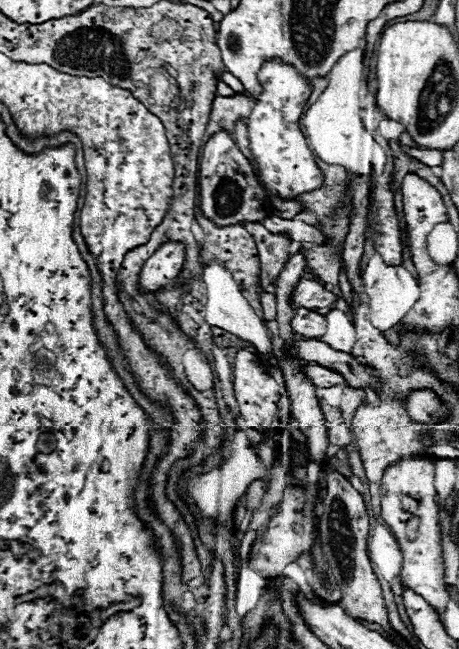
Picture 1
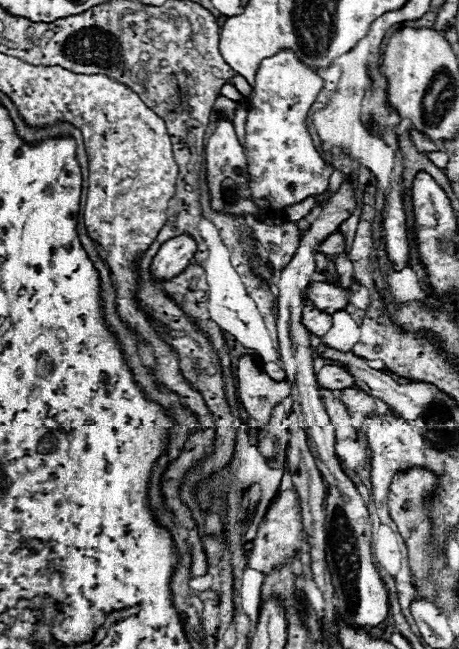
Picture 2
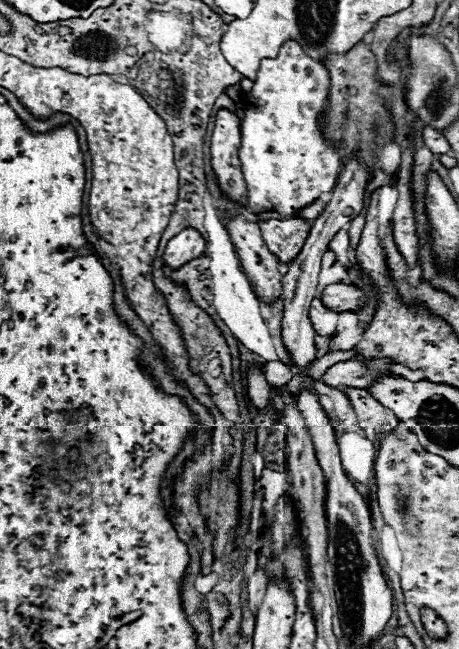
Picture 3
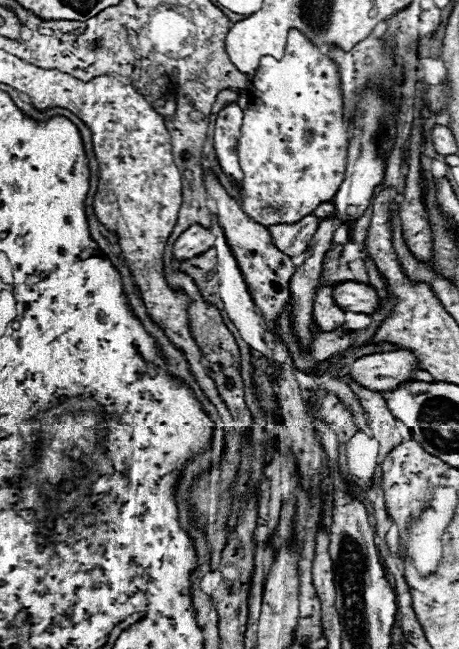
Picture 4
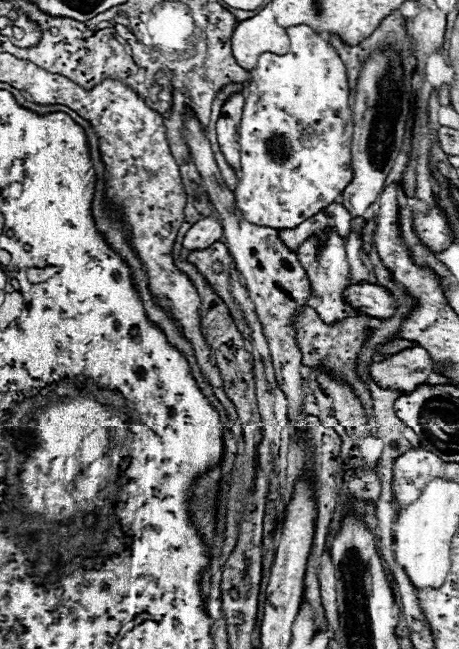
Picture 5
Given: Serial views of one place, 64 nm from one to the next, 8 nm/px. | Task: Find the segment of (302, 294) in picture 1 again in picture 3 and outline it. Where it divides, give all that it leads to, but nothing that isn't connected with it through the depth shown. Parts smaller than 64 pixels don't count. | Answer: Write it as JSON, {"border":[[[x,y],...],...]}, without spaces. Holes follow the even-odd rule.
{"border":[[[330,284],[324,288],[322,292],[322,302],[326,302],[326,306],[330,306],[330,310],[338,310],[338,312],[346,312],[346,310],[358,310],[364,308],[366,302],[362,302],[360,306],[360,296],[366,296],[366,292],[354,284]]]}

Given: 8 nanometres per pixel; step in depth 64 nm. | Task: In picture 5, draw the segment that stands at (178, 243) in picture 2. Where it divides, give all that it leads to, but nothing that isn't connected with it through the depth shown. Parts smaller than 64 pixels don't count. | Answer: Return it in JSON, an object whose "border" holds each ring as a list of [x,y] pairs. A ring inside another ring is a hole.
{"border":[[[216,216],[202,218],[184,236],[184,248],[186,250],[202,250],[202,248],[208,248],[216,240],[220,240],[222,234],[224,234],[224,226],[222,226],[220,218],[216,218]]]}

